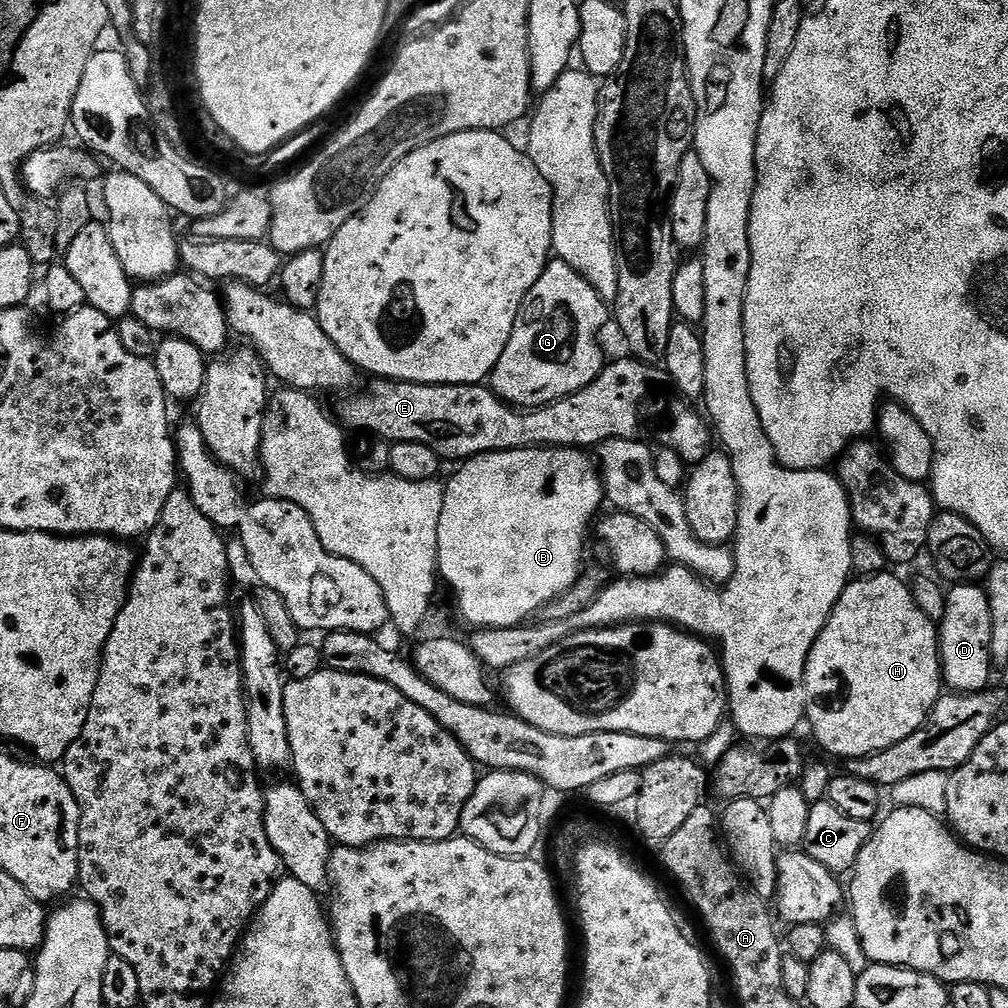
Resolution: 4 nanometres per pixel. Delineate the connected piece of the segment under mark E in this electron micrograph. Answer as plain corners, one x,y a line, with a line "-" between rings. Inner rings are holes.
627,359
605,363
590,386
553,404
527,410
505,404
484,384
405,384
380,378
368,396
349,395
340,408
339,419
349,429
372,432
389,442
422,442
444,462
463,462
484,452
523,448
592,450
608,440
647,438
656,440
652,442
661,448
677,452
685,465
702,463
710,451
709,421
673,391
659,367

